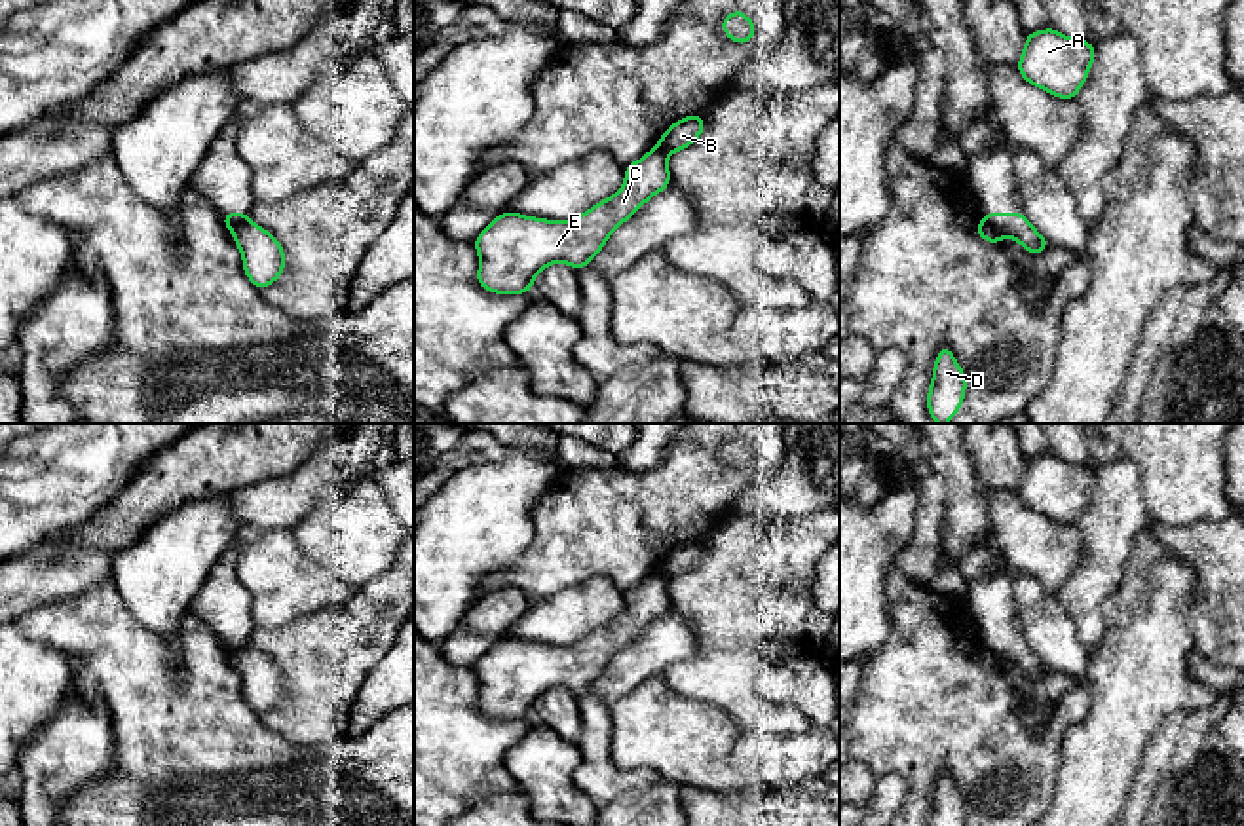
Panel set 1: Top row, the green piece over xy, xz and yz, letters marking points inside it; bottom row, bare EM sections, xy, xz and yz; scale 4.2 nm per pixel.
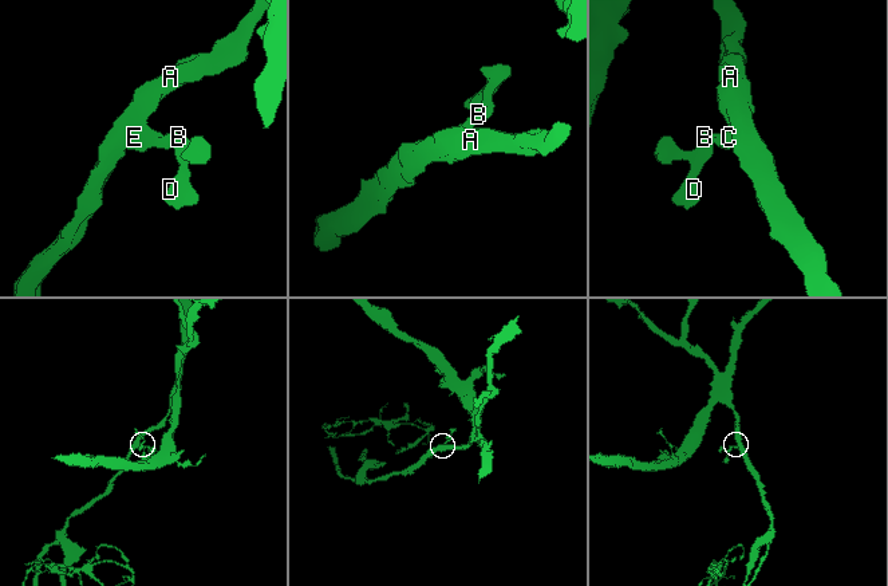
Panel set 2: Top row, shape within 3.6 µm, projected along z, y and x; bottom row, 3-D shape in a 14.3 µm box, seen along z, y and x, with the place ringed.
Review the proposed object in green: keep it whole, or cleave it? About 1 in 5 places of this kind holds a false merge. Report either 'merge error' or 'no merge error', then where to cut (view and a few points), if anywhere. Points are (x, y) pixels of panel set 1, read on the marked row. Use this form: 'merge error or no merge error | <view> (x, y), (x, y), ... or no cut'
merge error | yz (982, 219), (1001, 236)

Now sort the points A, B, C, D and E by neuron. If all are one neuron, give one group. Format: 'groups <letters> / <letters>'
groups A C E / B D

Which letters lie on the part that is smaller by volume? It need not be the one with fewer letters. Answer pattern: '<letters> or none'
B, D

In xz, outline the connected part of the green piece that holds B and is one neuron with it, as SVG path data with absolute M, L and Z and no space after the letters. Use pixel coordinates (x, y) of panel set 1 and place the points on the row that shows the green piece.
M703 114L686 116L672 123L663 137L659 139L657 146L665 150L667 154L678 152L682 148L688 148L693 144L705 127Z

